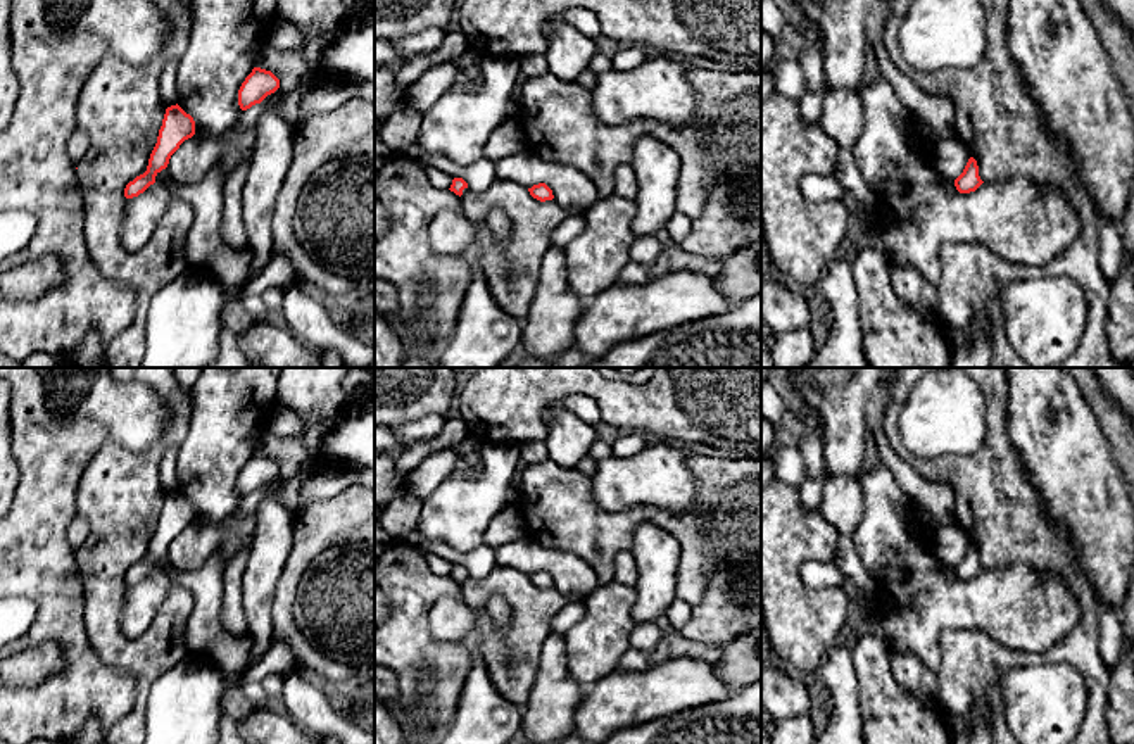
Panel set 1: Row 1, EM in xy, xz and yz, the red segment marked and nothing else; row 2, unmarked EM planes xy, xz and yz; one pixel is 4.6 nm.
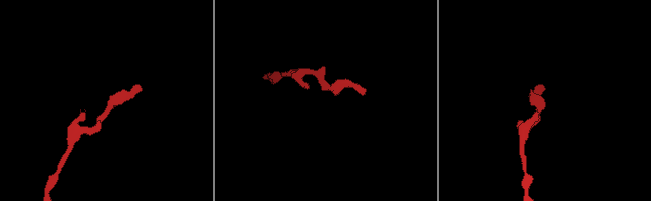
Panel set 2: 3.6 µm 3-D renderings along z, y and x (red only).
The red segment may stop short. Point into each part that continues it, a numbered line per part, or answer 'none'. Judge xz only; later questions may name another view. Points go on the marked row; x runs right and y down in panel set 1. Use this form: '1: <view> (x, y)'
1: xz (454, 232)

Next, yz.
none

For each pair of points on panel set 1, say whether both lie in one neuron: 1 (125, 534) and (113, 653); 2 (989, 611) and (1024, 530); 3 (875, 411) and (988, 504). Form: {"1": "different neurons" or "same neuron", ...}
{"1": "same neuron", "2": "different neurons", "3": "different neurons"}

